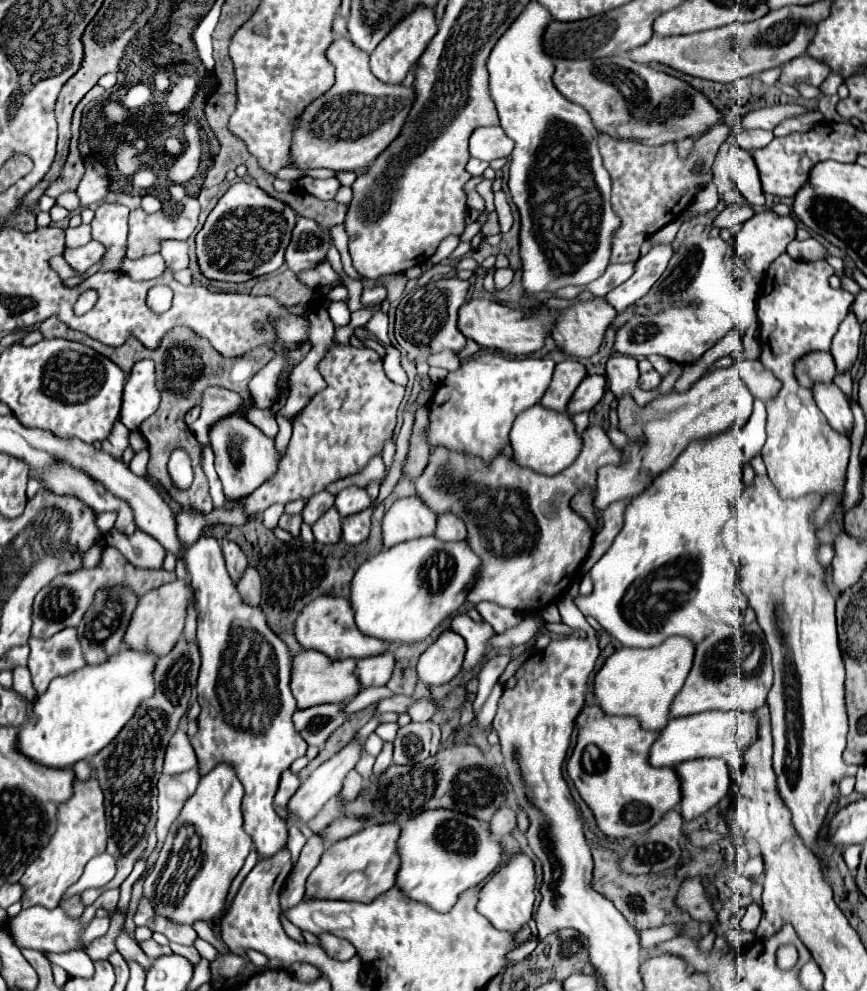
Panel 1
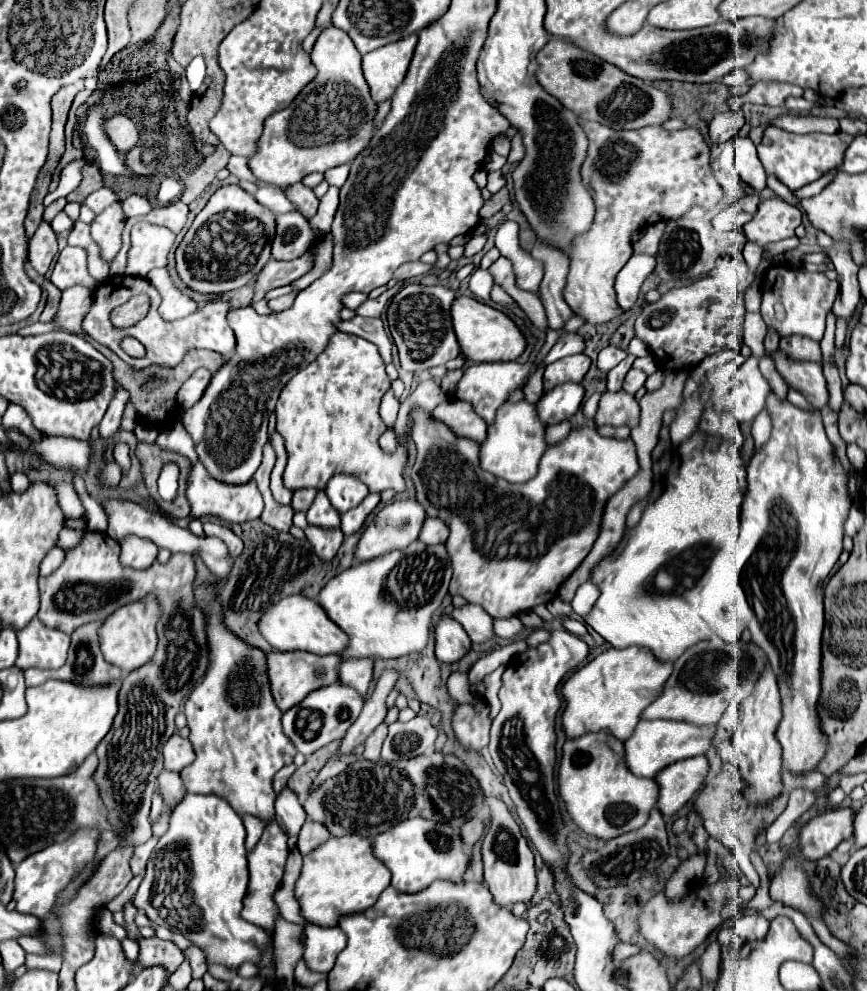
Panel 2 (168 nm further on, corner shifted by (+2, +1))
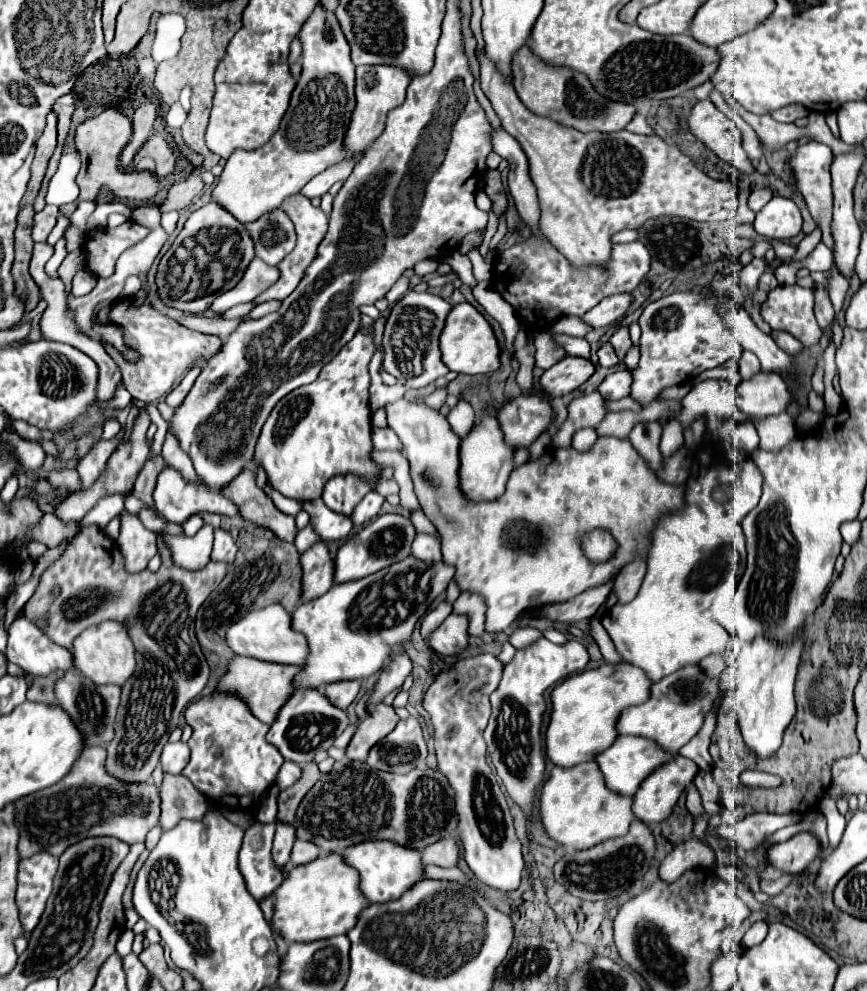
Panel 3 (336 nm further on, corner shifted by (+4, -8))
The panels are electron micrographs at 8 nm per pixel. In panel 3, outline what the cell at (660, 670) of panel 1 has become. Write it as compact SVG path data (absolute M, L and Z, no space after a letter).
M604 663L564 679L550 695L552 715L546 729L546 755L554 765L574 767L594 759L618 739L616 721L626 707L642 705L650 699L652 681L632 663Z

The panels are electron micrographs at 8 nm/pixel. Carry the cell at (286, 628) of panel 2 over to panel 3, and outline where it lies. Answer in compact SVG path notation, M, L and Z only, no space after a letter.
M270 605L258 611L250 611L246 617L230 625L226 639L232 651L236 651L238 655L254 657L270 663L302 665L306 661L306 655L310 653L306 637L300 631L294 631L294 627L290 625L290 613L282 605Z

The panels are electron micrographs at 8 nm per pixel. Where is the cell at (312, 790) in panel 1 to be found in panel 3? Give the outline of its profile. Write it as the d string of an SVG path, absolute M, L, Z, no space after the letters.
M396 651L396 653L392 655L390 665L382 669L378 683L374 685L374 691L372 691L372 695L368 697L368 701L366 701L366 709L370 709L370 707L382 703L388 693L392 693L394 689L402 687L404 679L410 675L410 671L412 671L410 659L408 659L402 651Z

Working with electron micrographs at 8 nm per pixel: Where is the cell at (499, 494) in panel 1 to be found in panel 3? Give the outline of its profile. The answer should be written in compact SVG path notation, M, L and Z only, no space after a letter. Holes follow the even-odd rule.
M400 401L400 403L390 403L386 405L386 411L388 411L388 425L396 431L396 435L400 437L402 445L404 445L404 455L406 459L410 461L410 477L414 481L414 491L416 491L416 497L420 501L420 507L422 511L426 513L426 517L434 523L434 527L438 529L440 533L440 541L442 541L442 555L444 555L444 561L446 563L452 563L456 567L456 573L454 573L454 581L458 583L460 591L468 591L468 593L476 593L484 599L486 603L486 631L488 633L500 633L504 629L510 627L510 623L522 613L522 611L530 611L530 609L538 609L538 607L544 607L544 605L550 605L550 603L558 603L558 601L568 601L572 597L576 597L578 593L602 583L608 575L612 573L618 573L626 563L632 561L632 557L640 551L646 555L646 549L648 549L648 535L654 527L654 523L668 511L676 511L684 505L684 495L682 495L682 487L676 487L676 485L668 485L664 481L660 481L654 471L648 469L646 461L636 453L636 449L630 445L628 439L618 439L618 437L600 437L594 447L590 451L576 451L572 447L568 449L552 449L548 453L544 453L542 457L538 459L532 459L520 467L516 467L510 475L510 481L506 485L506 493L494 501L480 501L480 503L474 503L474 501L466 501L464 499L464 491L458 487L458 447L460 447L460 437L456 433L450 431L450 425L446 421L444 415L440 415L440 411L434 411L430 407L426 407L424 403L414 403L414 401ZM594 529L604 529L604 531L610 531L614 541L618 543L618 549L616 553L612 555L612 559L604 561L604 563L592 563L584 551L582 551L582 537L588 533L588 531L594 531Z

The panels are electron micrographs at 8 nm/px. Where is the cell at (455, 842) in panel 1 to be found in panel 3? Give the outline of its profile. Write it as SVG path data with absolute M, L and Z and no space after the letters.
M364 841L354 847L348 847L342 855L348 865L360 871L360 889L370 903L388 903L400 899L402 893L406 893L410 887L414 887L414 883L424 879L422 851L402 847L400 843Z

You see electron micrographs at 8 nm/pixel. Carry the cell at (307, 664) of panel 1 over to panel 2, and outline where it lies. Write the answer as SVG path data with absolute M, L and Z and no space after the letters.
M268 652L266 654L266 666L268 666L268 680L270 680L270 690L274 696L276 706L286 712L292 706L296 706L296 702L300 702L300 698L304 698L304 694L320 688L320 686L328 686L338 682L338 664L340 664L340 656L330 654L330 656L316 656L310 652Z

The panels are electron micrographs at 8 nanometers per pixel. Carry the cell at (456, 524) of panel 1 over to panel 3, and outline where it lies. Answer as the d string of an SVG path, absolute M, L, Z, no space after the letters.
M418 533L414 543L412 543L412 555L420 561L426 563L434 563L442 559L440 553L440 539L434 535L426 535L426 533Z

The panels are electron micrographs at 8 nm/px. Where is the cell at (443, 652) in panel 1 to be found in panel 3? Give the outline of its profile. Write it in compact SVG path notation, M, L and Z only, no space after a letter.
M448 615L444 623L428 635L428 645L438 655L460 655L468 647L468 621L464 615Z

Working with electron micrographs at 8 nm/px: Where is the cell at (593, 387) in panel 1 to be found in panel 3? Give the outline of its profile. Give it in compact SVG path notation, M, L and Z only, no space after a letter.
M520 395L498 413L510 447L530 447L554 423L556 411L544 395Z

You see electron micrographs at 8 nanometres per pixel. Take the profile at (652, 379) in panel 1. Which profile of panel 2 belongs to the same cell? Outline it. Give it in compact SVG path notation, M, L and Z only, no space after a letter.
M632 368L632 370L628 370L628 374L624 376L622 386L624 386L624 390L626 390L628 394L636 394L636 392L644 386L644 382L646 382L646 374L644 374L642 370Z

